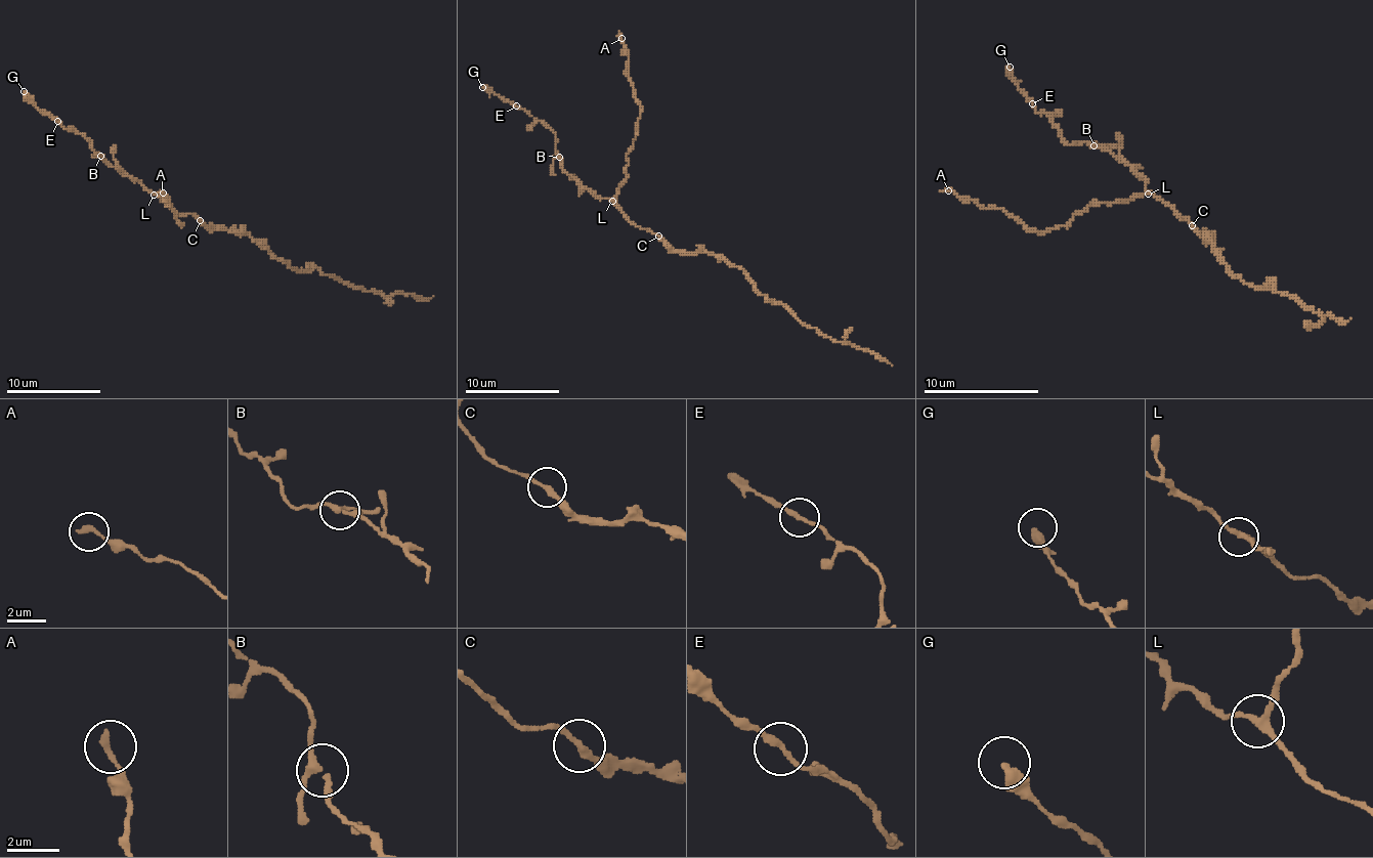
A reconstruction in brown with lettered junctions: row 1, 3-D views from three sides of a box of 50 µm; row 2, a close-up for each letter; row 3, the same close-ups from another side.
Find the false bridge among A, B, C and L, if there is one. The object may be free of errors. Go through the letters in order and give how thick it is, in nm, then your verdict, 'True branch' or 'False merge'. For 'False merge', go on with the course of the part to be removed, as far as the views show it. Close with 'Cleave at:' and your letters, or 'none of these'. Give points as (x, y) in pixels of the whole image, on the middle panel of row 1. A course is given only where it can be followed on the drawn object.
A: Thickness 320 nm. True branch
B: Thickness 220 nm. True branch
C: Thickness 240 nm. True branch
L: Thickness 200 nm. True branch
Cleave at: none of these

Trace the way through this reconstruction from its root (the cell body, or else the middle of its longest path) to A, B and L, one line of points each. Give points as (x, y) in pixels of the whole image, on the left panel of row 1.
A: (205, 225), (190, 213), (177, 213), (158, 195), (170, 202), (181, 225), (163, 192)
B: (205, 225), (190, 213), (177, 213), (136, 180), (118, 171), (101, 155)
L: (205, 225), (190, 213), (177, 213), (154, 195)

